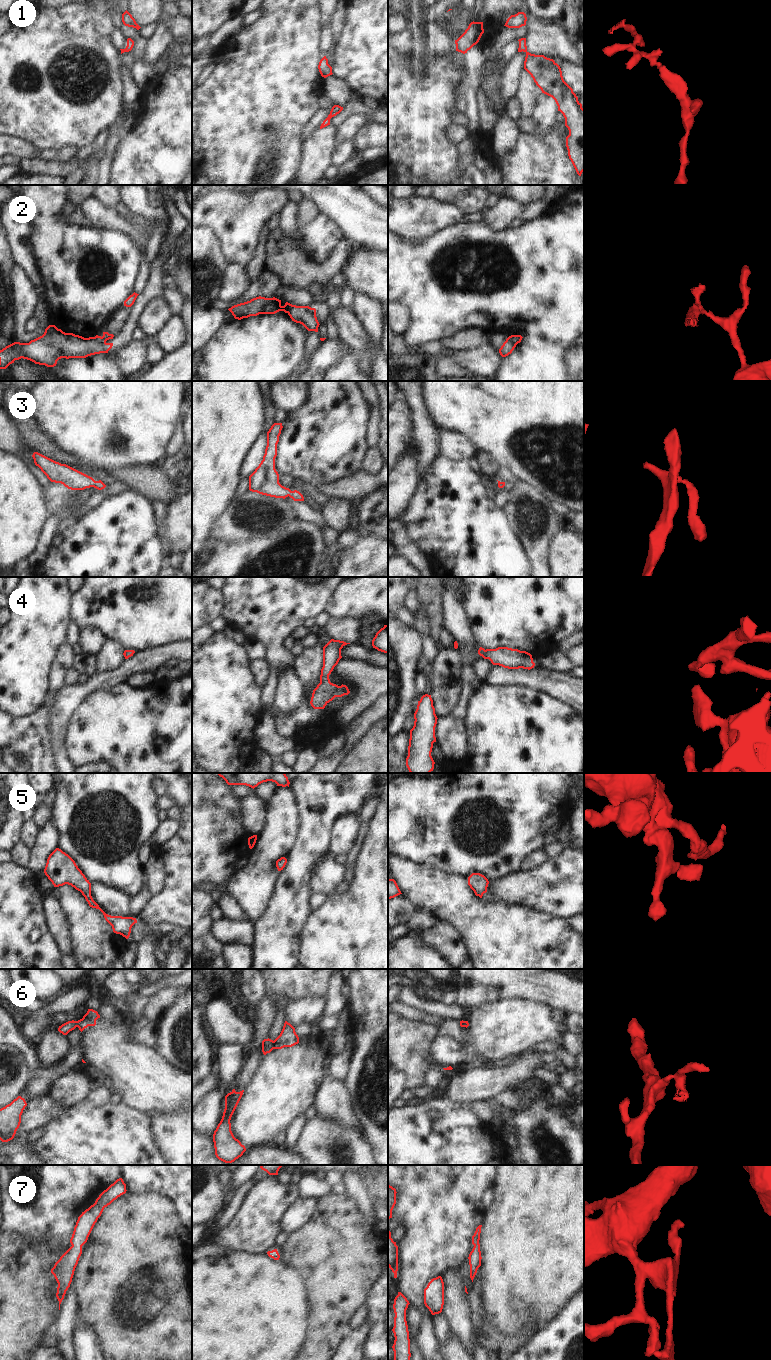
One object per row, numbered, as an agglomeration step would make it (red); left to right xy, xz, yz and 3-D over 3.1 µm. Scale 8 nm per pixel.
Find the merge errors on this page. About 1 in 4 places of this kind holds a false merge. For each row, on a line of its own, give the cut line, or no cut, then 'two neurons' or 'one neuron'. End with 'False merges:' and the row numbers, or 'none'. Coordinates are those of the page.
1: no cut; one neuron
2: cut in xy along (93, 337), (96, 341), (105, 342); two neurons
3: no cut; one neuron
4: no cut; one neuron
5: no cut; one neuron
6: cut in xz along (272, 1041), (273, 1048); two neurons
7: no cut; one neuron
False merges: 2, 6

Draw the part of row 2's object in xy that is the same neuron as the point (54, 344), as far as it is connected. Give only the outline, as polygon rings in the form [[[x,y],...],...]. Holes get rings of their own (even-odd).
[[[49,325],[42,336],[29,343],[14,342],[0,350],[0,369],[6,369],[21,358],[54,367],[61,358],[86,358],[108,353],[112,346],[113,343],[96,342],[94,337],[65,333],[55,325]]]

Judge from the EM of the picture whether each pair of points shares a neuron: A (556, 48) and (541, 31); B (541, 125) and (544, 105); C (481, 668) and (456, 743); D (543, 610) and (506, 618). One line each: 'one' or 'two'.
A: one
B: one
C: two
D: one

